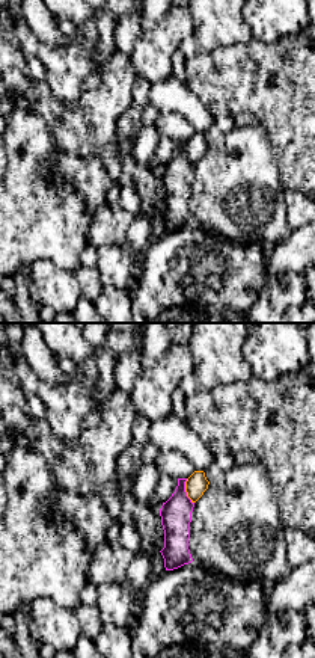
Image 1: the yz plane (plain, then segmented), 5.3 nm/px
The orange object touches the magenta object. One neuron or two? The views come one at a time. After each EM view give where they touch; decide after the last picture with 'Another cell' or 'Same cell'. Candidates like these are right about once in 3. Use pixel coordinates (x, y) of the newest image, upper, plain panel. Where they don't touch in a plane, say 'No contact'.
Touches orange at (186, 153)

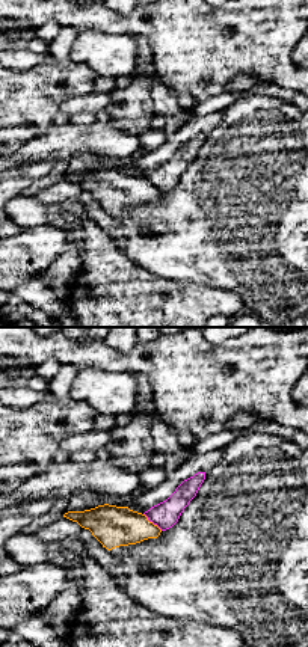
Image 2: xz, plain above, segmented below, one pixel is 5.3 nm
Touches orange at (151, 184)

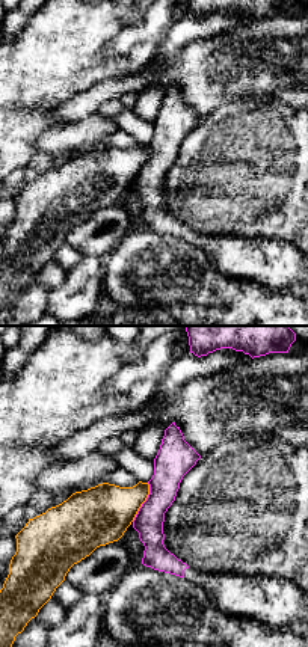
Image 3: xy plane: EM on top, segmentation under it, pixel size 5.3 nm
Touches orange at (144, 163)

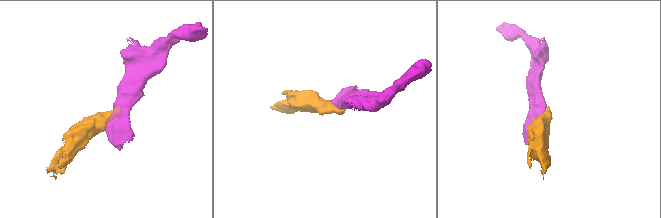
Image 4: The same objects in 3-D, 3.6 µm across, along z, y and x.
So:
Another cell

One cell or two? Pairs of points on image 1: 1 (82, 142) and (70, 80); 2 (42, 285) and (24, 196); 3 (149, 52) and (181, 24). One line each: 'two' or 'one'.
1: two
2: two
3: one

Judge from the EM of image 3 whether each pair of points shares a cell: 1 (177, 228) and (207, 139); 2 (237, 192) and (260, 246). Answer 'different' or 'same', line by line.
1: different
2: different

